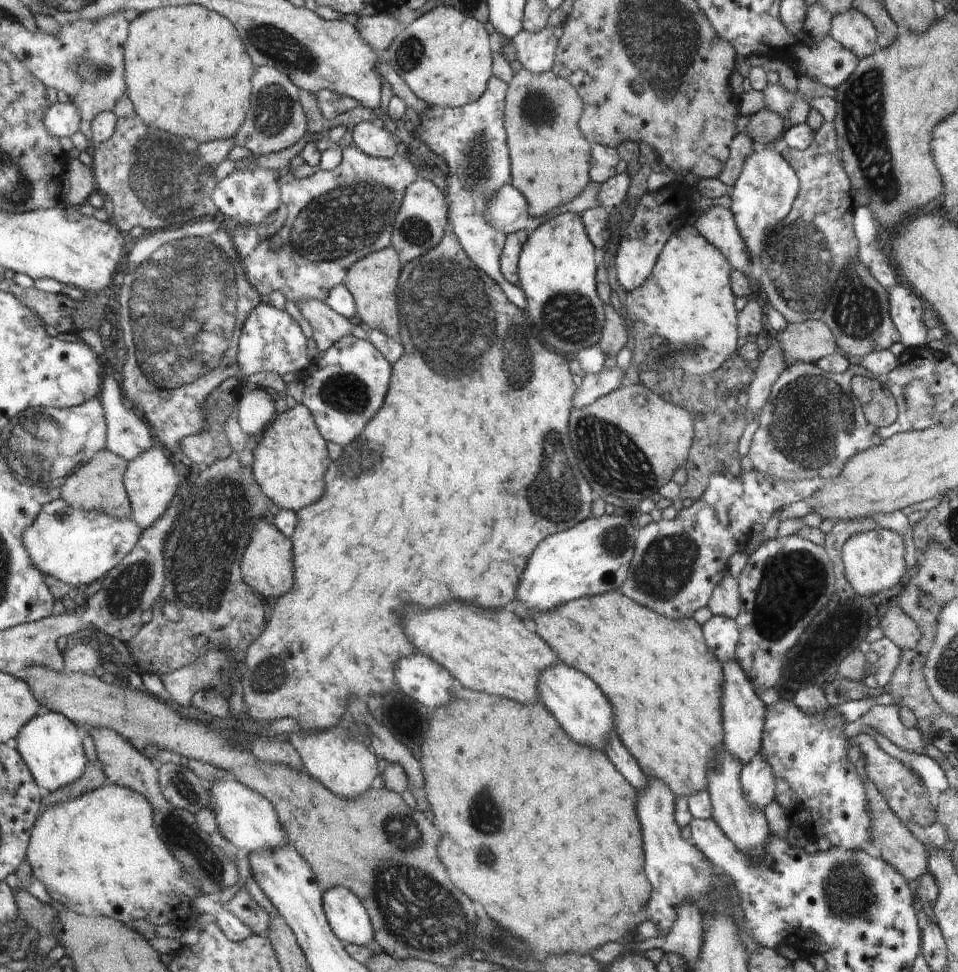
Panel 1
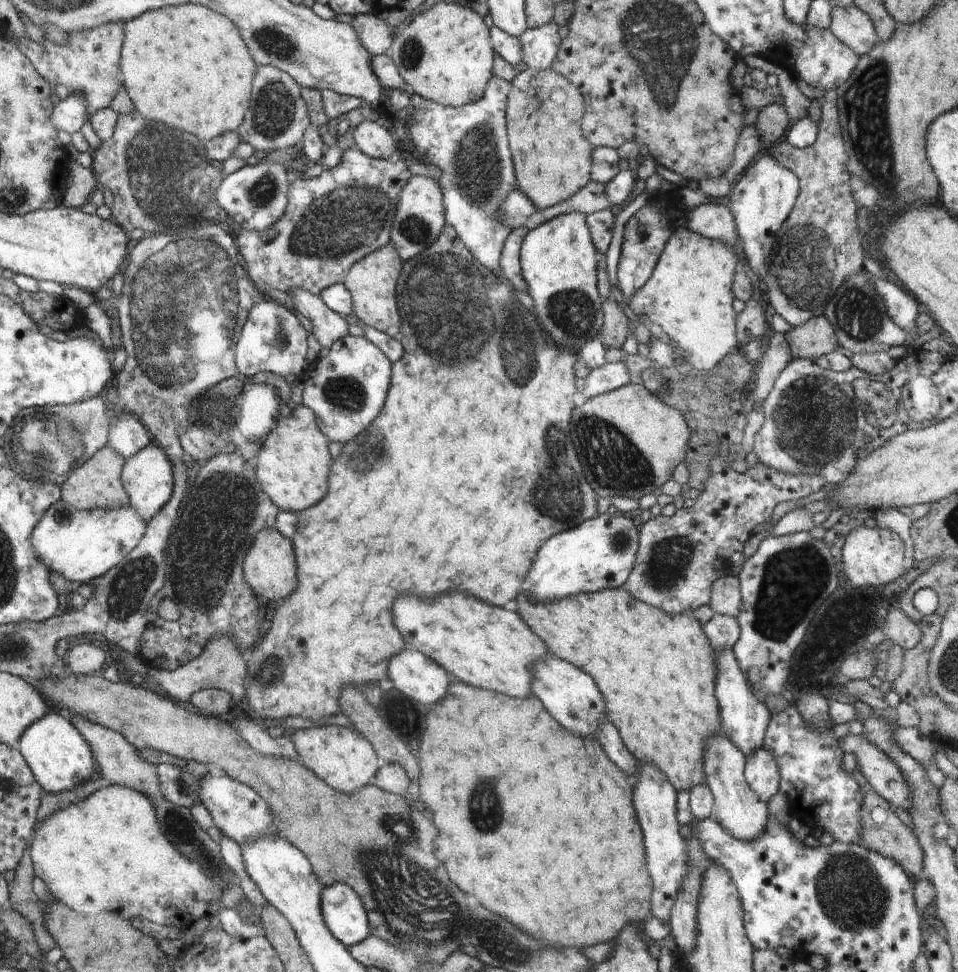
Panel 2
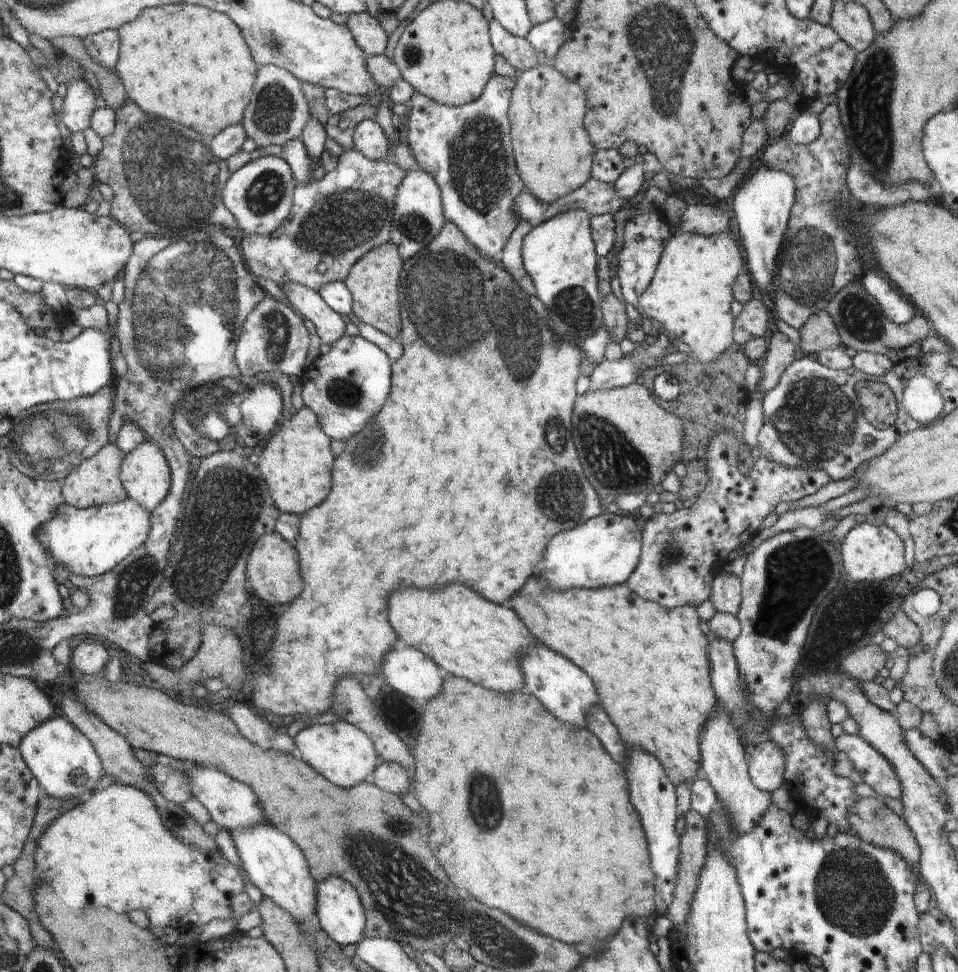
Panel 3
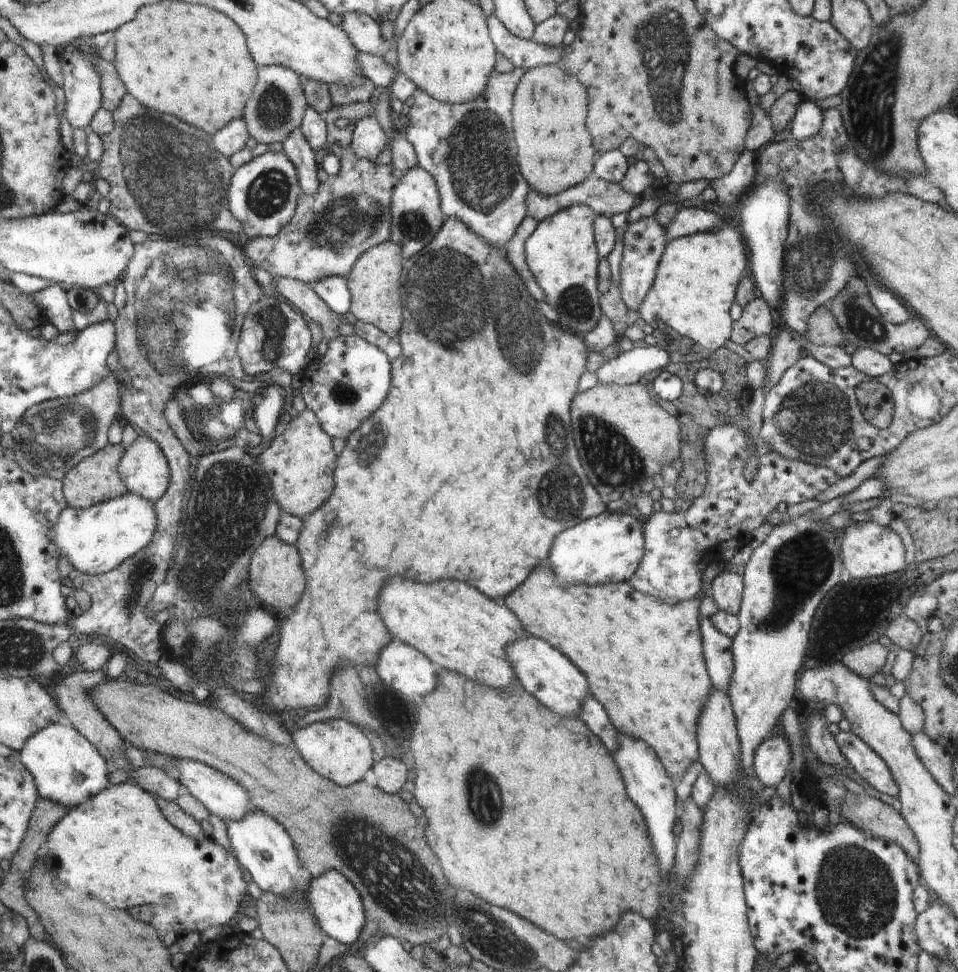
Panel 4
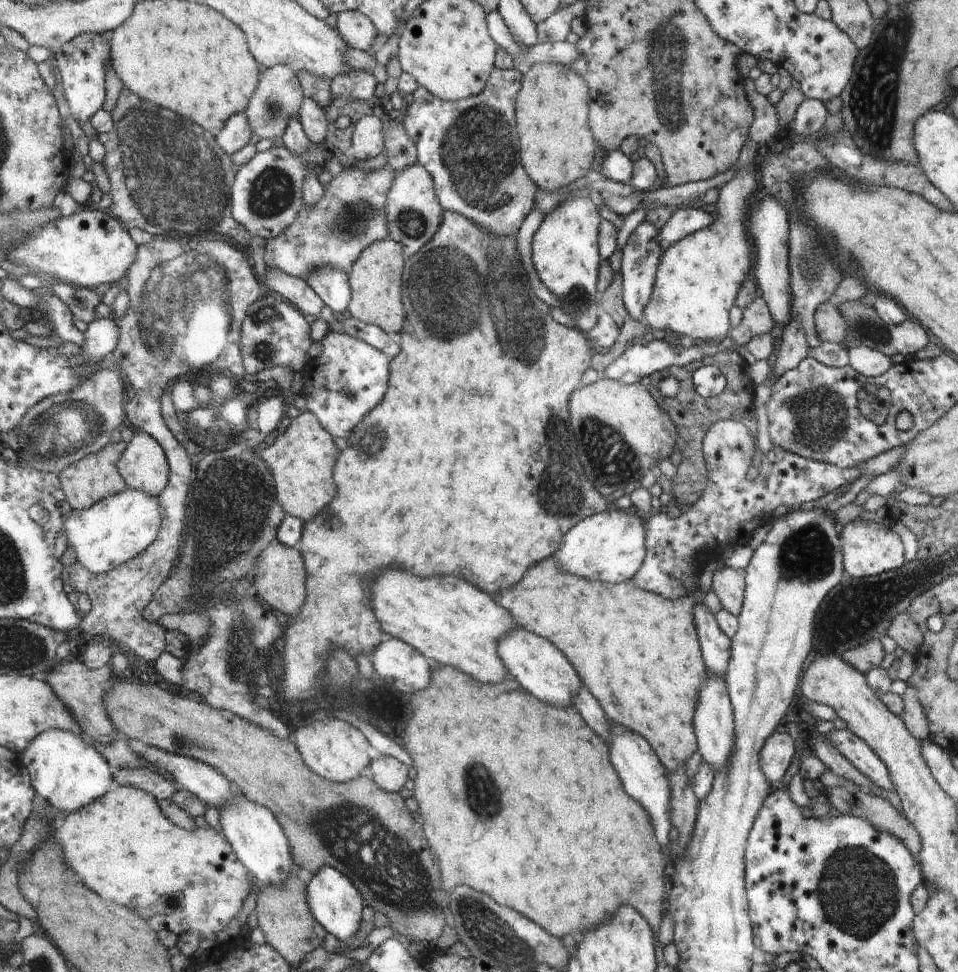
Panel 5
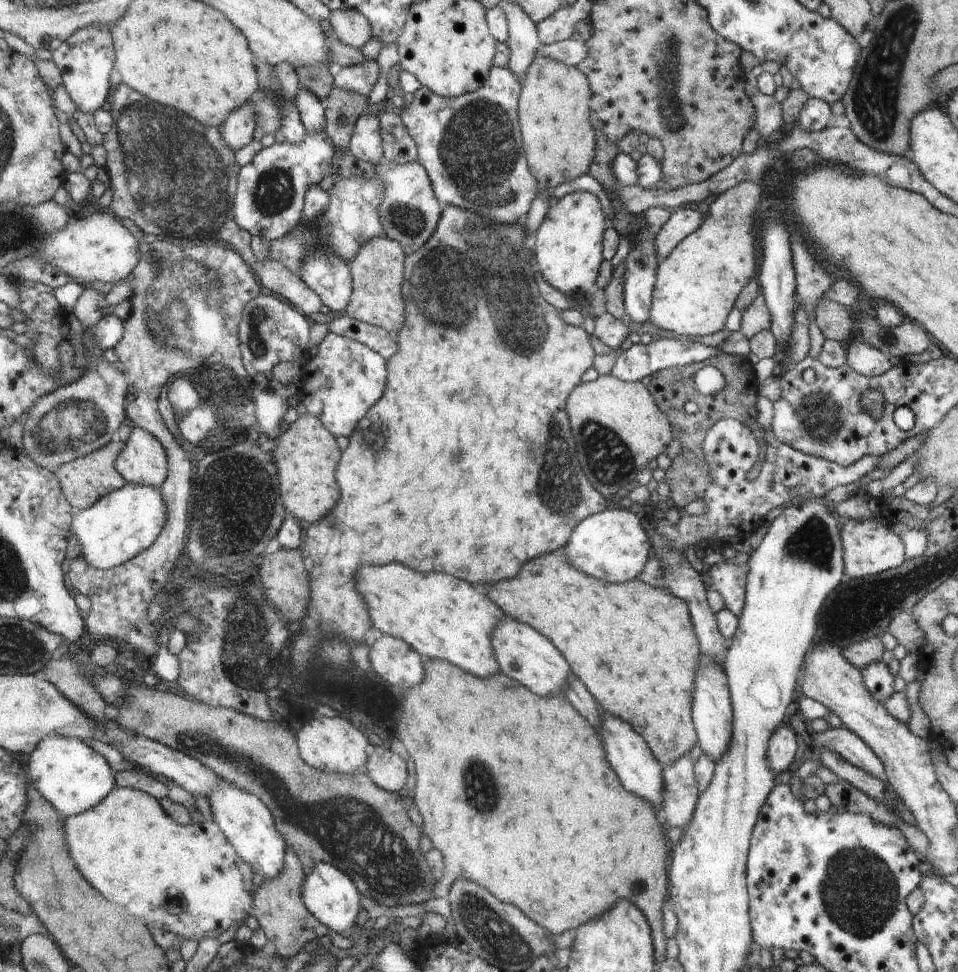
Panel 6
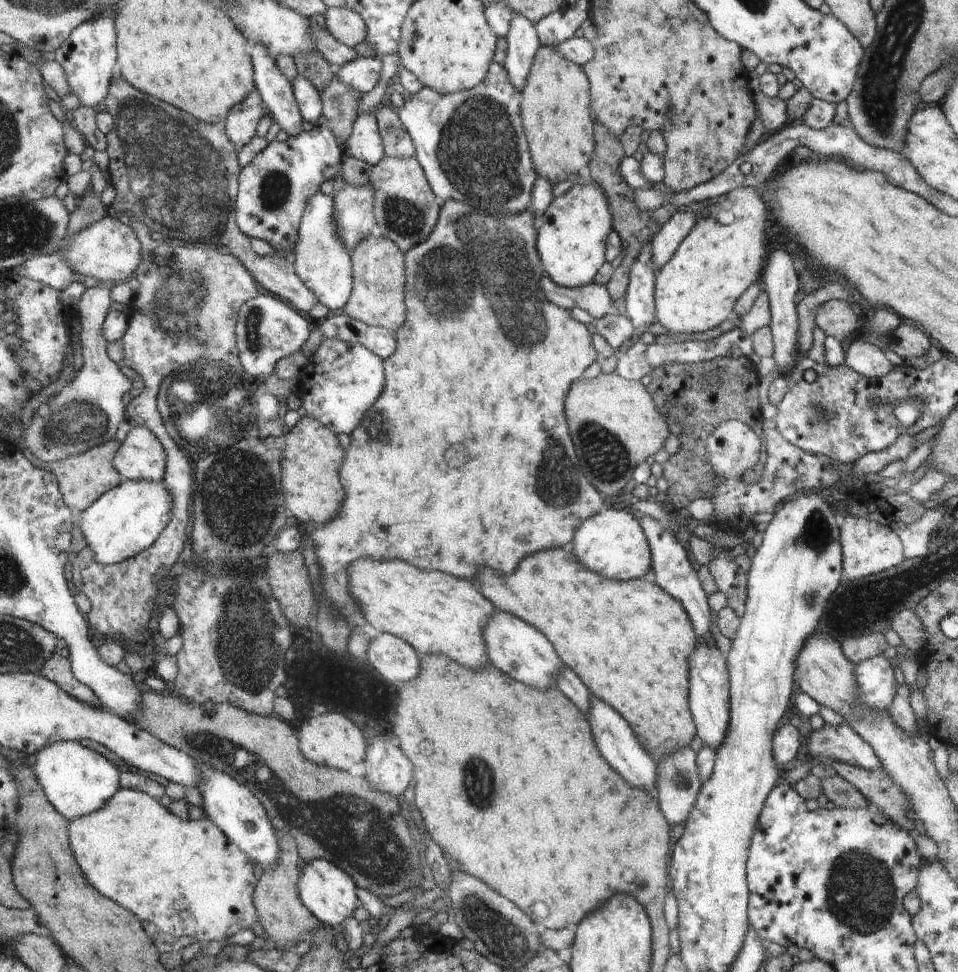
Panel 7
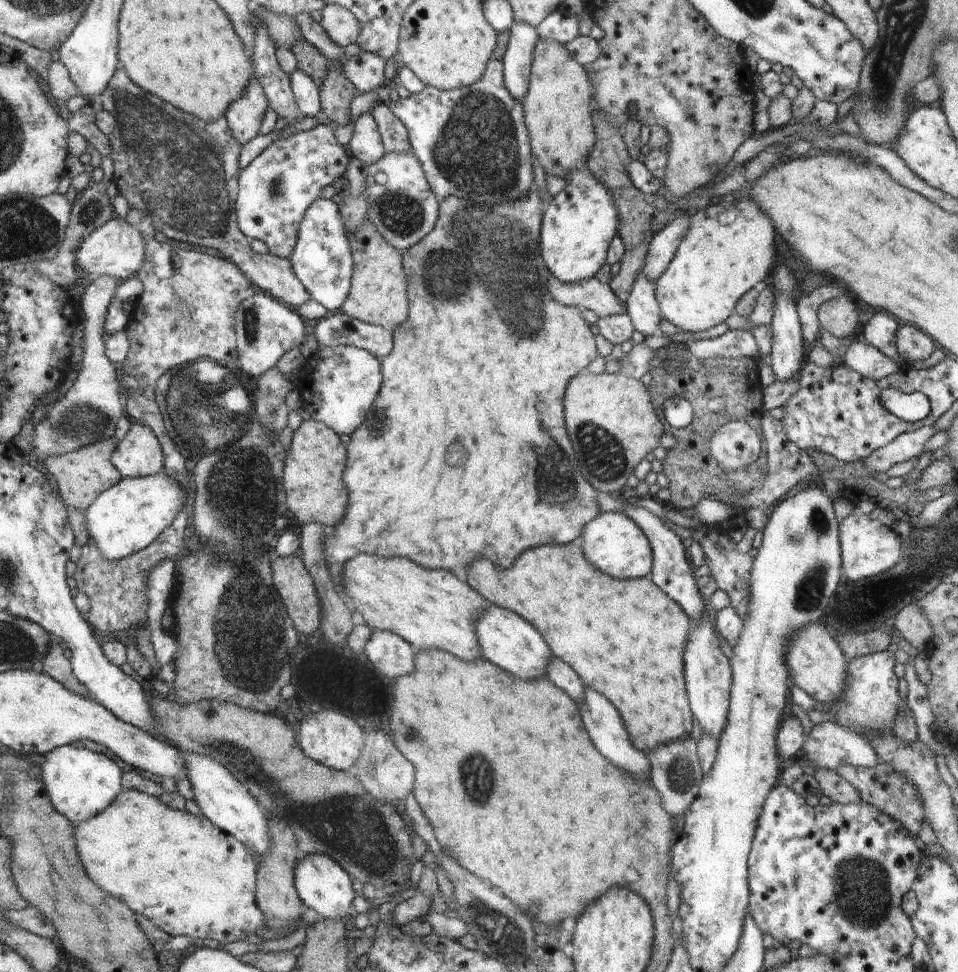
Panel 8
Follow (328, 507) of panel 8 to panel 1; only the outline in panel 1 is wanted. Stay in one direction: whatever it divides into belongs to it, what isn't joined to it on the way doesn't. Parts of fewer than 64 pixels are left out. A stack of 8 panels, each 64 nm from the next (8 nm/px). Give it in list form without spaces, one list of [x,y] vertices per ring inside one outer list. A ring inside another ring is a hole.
[[[297,403],[286,412],[276,413],[274,417],[268,430],[258,439],[250,471],[261,485],[262,492],[265,492],[278,508],[296,513],[301,508],[317,503],[318,496],[324,494],[322,476],[330,466],[330,456],[310,410],[302,403]]]

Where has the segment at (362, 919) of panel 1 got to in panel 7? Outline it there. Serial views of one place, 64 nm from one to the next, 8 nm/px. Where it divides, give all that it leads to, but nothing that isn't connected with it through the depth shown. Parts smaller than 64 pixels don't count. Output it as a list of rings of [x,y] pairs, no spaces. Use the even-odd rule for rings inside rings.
[[[318,858],[310,862],[302,863],[301,876],[297,887],[301,895],[301,900],[306,908],[321,922],[331,928],[340,926],[346,918],[350,918],[358,906],[356,898],[356,884],[352,882],[353,877],[348,876],[345,869],[332,864],[328,860]]]

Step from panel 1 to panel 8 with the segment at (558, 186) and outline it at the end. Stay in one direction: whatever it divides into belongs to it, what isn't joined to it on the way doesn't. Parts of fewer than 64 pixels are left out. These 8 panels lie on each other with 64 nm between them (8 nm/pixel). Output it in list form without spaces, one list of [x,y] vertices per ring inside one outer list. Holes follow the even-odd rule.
[[[538,40],[534,48],[532,78],[522,100],[525,125],[534,156],[546,173],[566,178],[568,170],[584,164],[595,147],[594,126],[590,118],[592,90],[580,63],[556,40]]]

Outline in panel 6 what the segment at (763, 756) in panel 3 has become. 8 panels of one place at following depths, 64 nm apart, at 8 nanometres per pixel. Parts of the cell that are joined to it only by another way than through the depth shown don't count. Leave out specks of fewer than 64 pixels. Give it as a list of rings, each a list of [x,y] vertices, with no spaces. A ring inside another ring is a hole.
[[[789,724],[773,732],[766,756],[769,757],[770,768],[774,768],[774,774],[787,775],[788,766],[792,764],[798,748],[796,736]]]

